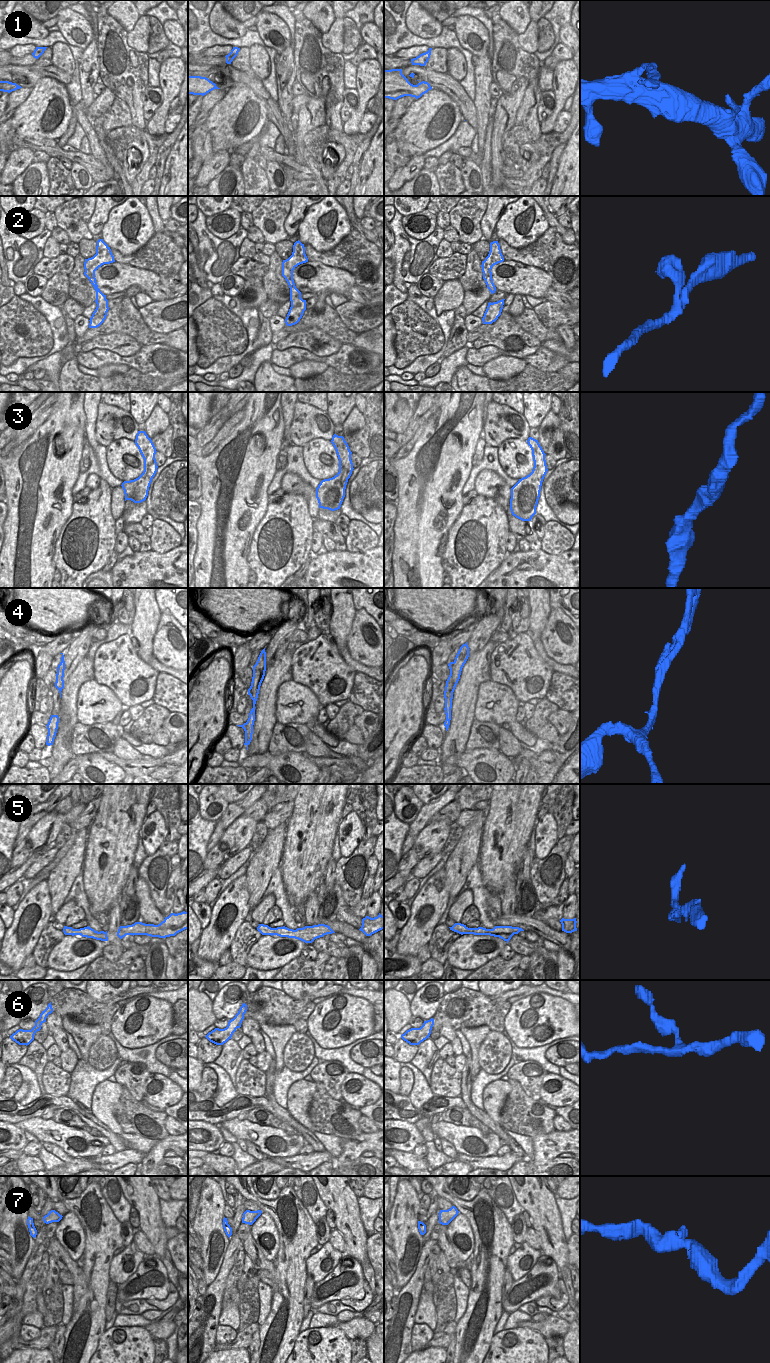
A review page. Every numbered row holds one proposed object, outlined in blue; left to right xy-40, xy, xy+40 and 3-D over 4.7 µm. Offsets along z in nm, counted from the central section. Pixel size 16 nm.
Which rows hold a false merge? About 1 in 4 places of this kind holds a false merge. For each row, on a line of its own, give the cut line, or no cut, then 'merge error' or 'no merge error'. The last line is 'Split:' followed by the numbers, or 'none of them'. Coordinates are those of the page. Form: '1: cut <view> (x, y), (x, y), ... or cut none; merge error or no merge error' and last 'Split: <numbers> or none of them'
1: cut xy+40 (424, 53), (423, 57), (426, 62); merge error
2: cut none; no merge error
3: cut none; no merge error
4: cut xy+40 (453, 662), (451, 677), (454, 687); merge error
5: cut none; no merge error
6: cut none; no merge error
7: cut none; no merge error
Split: 1, 4

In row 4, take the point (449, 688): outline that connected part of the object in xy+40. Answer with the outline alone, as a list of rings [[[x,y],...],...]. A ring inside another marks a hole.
[[[450,662],[448,664],[450,669],[450,675],[446,681],[445,691],[444,691],[444,698],[445,698],[445,714],[446,714],[446,720],[444,722],[444,726],[446,728],[446,731],[449,728],[450,720],[451,720],[451,708],[452,708],[452,699],[453,699],[453,692],[455,690],[453,679],[451,676],[451,669],[453,667],[454,662]]]

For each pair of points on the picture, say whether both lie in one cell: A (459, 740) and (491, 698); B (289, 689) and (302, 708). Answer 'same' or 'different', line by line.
A: different
B: same

